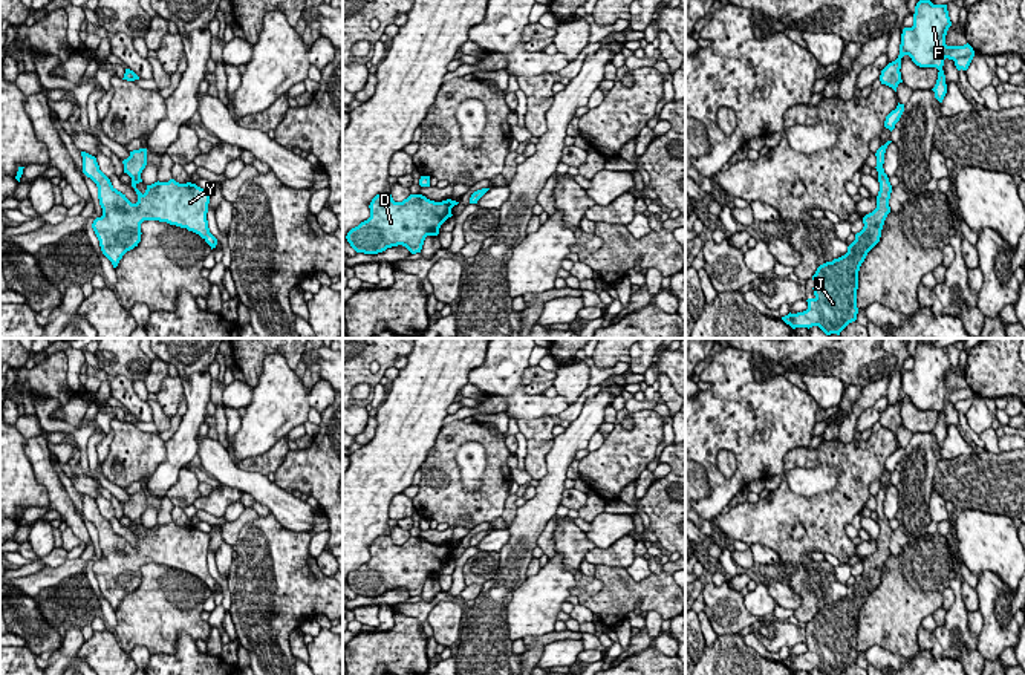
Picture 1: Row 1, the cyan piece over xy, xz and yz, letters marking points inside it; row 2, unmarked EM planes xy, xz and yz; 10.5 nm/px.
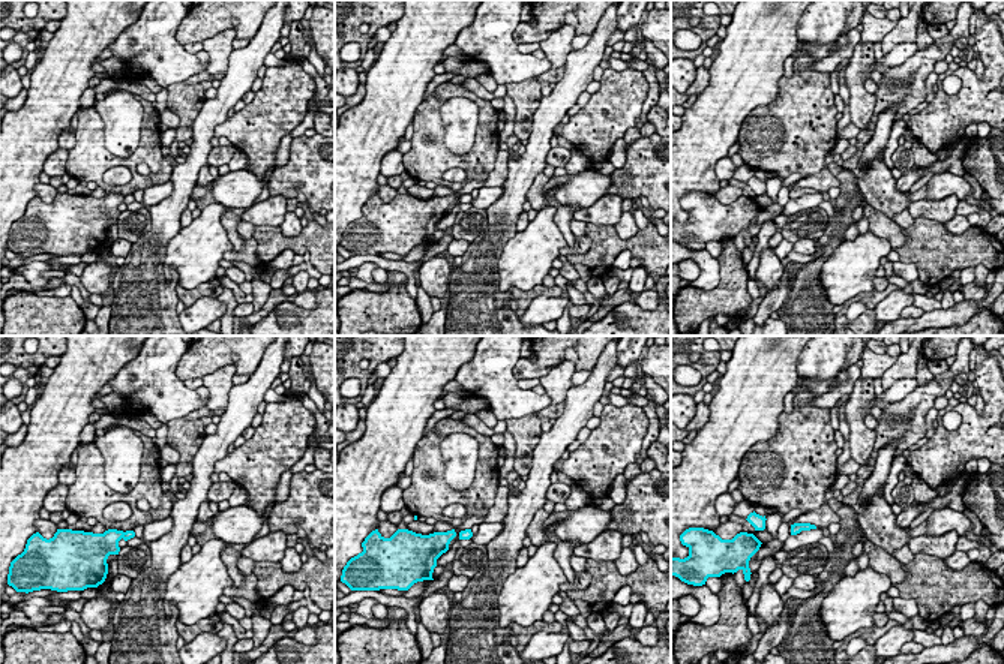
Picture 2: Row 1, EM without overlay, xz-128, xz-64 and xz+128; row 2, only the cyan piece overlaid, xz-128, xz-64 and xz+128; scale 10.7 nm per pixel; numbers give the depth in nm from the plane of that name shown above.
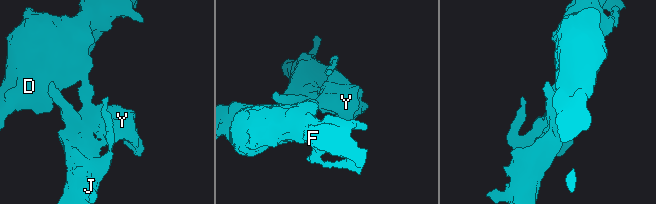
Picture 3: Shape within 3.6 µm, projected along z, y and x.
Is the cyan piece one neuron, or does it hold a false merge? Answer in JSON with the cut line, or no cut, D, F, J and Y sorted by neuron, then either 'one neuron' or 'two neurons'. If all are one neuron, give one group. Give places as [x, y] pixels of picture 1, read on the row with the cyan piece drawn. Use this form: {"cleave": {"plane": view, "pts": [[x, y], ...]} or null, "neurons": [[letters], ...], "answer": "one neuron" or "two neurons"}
{"cleave": {"plane": "xz", "pts": [[482, 193], [471, 196]]}, "neurons": [["D", "F"], ["J", "Y"]], "answer": "two neurons"}

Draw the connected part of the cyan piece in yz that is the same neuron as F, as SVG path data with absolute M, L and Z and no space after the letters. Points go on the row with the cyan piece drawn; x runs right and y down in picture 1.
M919 0L915 6L913 26L904 28L901 34L900 55L889 63L880 75L881 84L896 87L901 80L901 58L909 55L919 67L936 67L938 80L935 87L935 98L942 103L947 93L945 75L942 70L944 60L953 60L958 70L967 70L975 51L967 43L964 46L947 46L945 35L952 26L947 5L933 5L930 0Z

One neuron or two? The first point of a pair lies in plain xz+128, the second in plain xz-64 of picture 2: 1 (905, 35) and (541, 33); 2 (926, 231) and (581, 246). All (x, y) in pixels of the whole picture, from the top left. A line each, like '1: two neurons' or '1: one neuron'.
1: two neurons
2: two neurons

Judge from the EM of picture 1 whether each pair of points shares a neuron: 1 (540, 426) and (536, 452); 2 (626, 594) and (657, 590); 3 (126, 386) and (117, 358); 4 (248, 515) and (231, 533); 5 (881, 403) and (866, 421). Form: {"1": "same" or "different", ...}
{"1": "same", "2": "same", "3": "different", "4": "same", "5": "same"}

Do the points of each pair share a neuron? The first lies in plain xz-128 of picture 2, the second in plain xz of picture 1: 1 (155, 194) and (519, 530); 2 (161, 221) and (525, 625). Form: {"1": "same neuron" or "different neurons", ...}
{"1": "different neurons", "2": "different neurons"}

